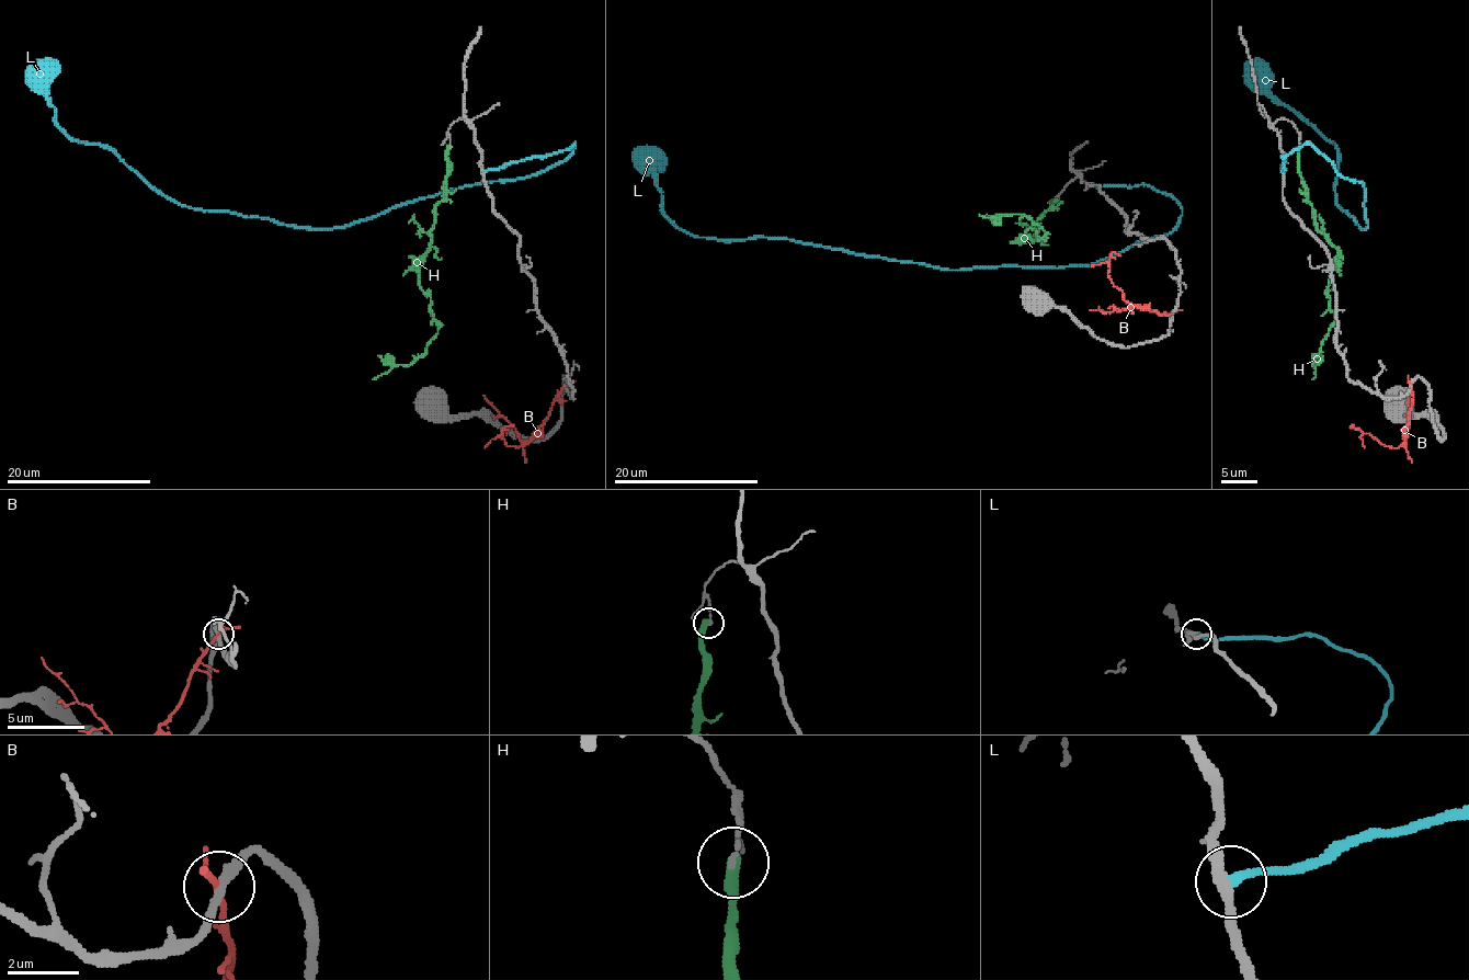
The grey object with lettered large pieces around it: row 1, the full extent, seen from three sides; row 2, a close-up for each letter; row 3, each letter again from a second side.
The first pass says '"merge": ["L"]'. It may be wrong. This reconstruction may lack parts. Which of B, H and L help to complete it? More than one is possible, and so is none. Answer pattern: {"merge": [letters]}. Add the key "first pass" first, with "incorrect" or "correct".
{"first pass": "incorrect", "merge": []}

